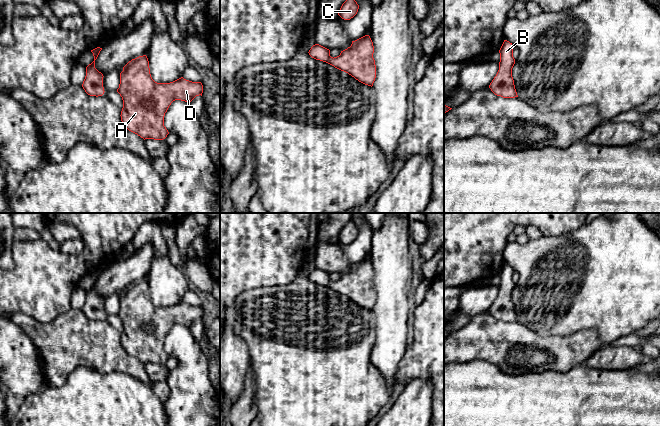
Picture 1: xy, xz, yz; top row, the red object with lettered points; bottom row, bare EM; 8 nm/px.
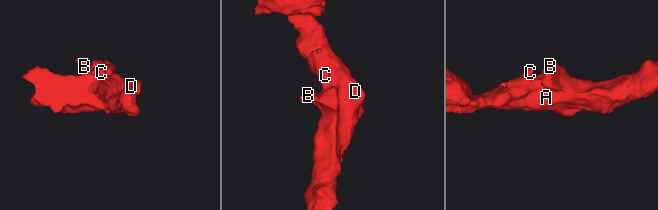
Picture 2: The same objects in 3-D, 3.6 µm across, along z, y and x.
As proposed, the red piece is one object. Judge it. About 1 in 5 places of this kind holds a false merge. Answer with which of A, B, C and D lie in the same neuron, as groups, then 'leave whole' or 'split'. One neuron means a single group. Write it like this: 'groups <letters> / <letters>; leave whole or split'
groups A B C D; leave whole

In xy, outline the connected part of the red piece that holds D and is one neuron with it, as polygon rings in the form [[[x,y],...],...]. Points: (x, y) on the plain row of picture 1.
[[[146,279],[129,285],[120,297],[120,308],[117,316],[123,324],[121,345],[126,352],[145,363],[163,364],[169,358],[164,350],[164,340],[171,327],[181,324],[190,327],[203,317],[201,306],[192,306],[183,301],[170,307],[157,307],[150,298],[149,285]]]

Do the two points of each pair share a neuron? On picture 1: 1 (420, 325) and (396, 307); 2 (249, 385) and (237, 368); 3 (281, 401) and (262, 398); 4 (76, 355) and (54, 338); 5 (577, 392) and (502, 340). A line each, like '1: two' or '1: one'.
1: two
2: two
3: one
4: one
5: two

